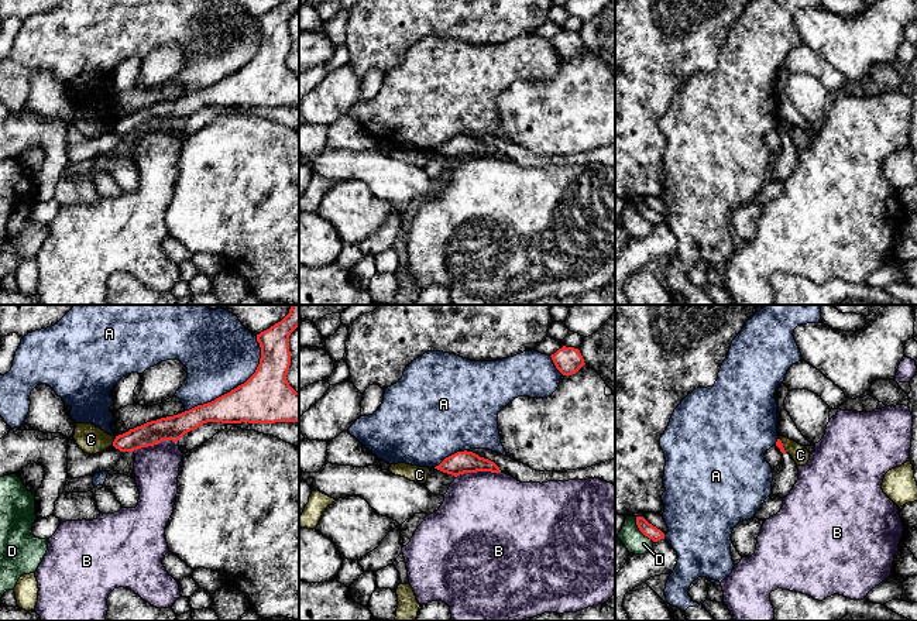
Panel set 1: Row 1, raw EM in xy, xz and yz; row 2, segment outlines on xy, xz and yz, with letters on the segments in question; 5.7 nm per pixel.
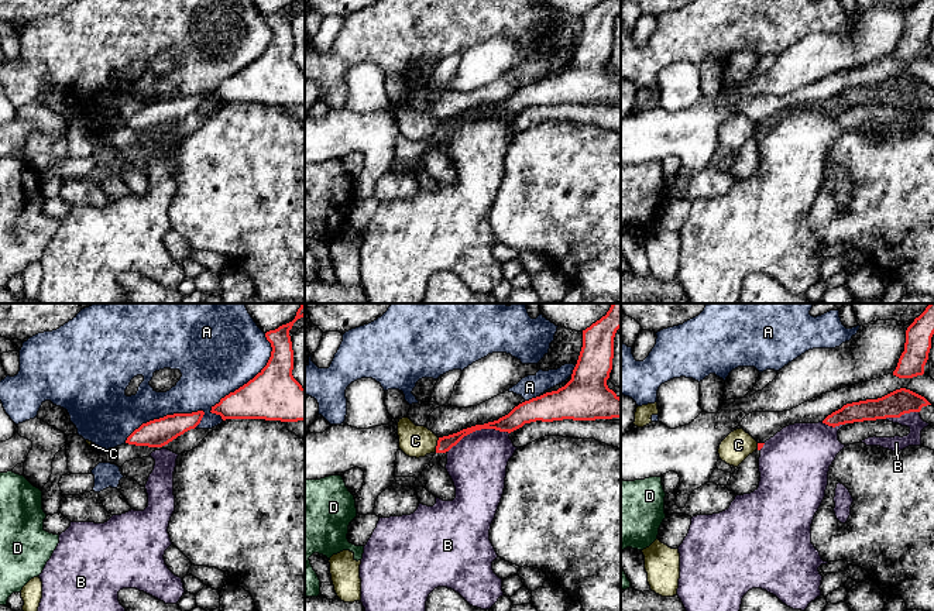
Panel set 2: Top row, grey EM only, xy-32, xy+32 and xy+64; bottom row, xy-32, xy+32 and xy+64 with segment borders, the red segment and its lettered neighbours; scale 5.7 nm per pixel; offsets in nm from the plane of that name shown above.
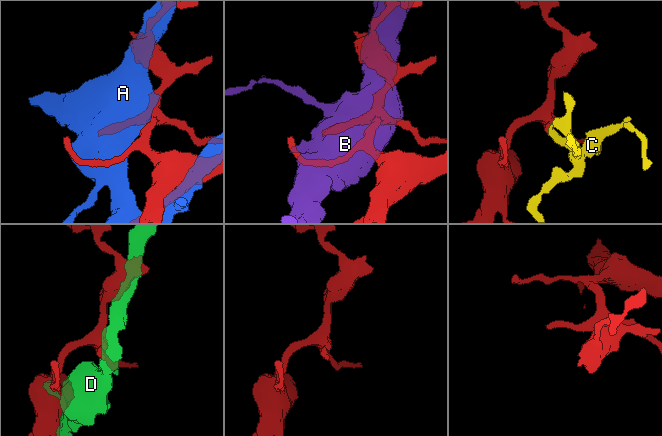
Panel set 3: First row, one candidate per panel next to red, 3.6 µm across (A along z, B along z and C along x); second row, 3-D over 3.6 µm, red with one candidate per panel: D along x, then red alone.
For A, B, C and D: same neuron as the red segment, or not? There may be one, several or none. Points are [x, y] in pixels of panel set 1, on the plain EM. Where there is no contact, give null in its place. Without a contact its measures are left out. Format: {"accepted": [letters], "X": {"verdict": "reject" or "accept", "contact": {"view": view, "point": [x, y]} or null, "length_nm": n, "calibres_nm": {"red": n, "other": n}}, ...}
{"accepted": [], "A": {"verdict": "reject", "contact": {"view": "xy", "point": [239, 69]}, "length_nm": 600, "calibres_nm": {"red": 300, "other": 400}}, "B": {"verdict": "reject", "contact": {"view": "xy", "point": [155, 127]}, "length_nm": 280, "calibres_nm": {"red": 140, "other": 260}}, "C": {"verdict": "reject", "contact": {"view": "xy", "point": [113, 126]}, "length_nm": 40, "calibres_nm": {"red": 140, "other": 160}}, "D": {"verdict": "reject", "contact": {"view": "yz", "point": [641, 215]}, "length_nm": 190, "calibres_nm": {"red": 80, "other": 120}}}

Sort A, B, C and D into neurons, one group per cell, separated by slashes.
A / B / C / D

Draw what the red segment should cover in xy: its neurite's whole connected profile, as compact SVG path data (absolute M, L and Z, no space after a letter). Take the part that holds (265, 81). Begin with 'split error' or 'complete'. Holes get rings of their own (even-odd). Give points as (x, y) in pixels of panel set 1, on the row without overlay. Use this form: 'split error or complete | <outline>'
complete | M285 0L257 18L260 48L244 68L212 86L130 113L116 120L113 130L120 135L134 135L162 124L178 126L207 106L299 106L299 76L286 64L291 49L289 20L298 10L299 0Z

